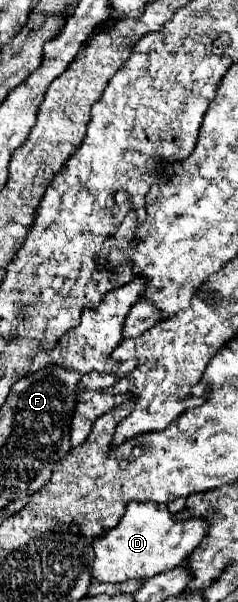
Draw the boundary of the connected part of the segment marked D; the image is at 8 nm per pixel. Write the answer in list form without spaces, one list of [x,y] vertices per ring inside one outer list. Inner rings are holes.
[[[131,501],[119,525],[107,531],[101,539],[93,541],[95,561],[91,565],[91,575],[101,583],[121,583],[125,579],[153,577],[167,569],[173,569],[191,555],[191,551],[201,543],[203,535],[209,531],[209,523],[199,517],[177,521],[165,505],[159,503],[139,503]]]

